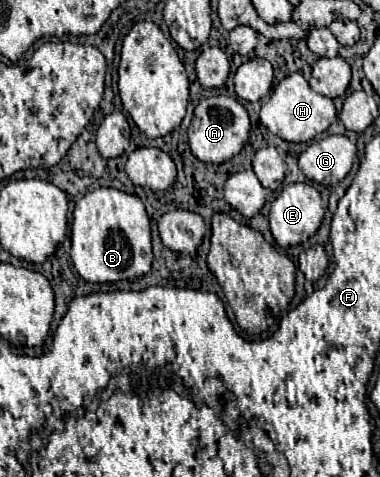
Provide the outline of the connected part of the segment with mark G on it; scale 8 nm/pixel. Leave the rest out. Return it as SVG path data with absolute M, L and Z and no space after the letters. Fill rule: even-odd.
M331 134L311 142L299 154L299 168L309 180L333 186L347 176L355 156L357 148L347 136Z

